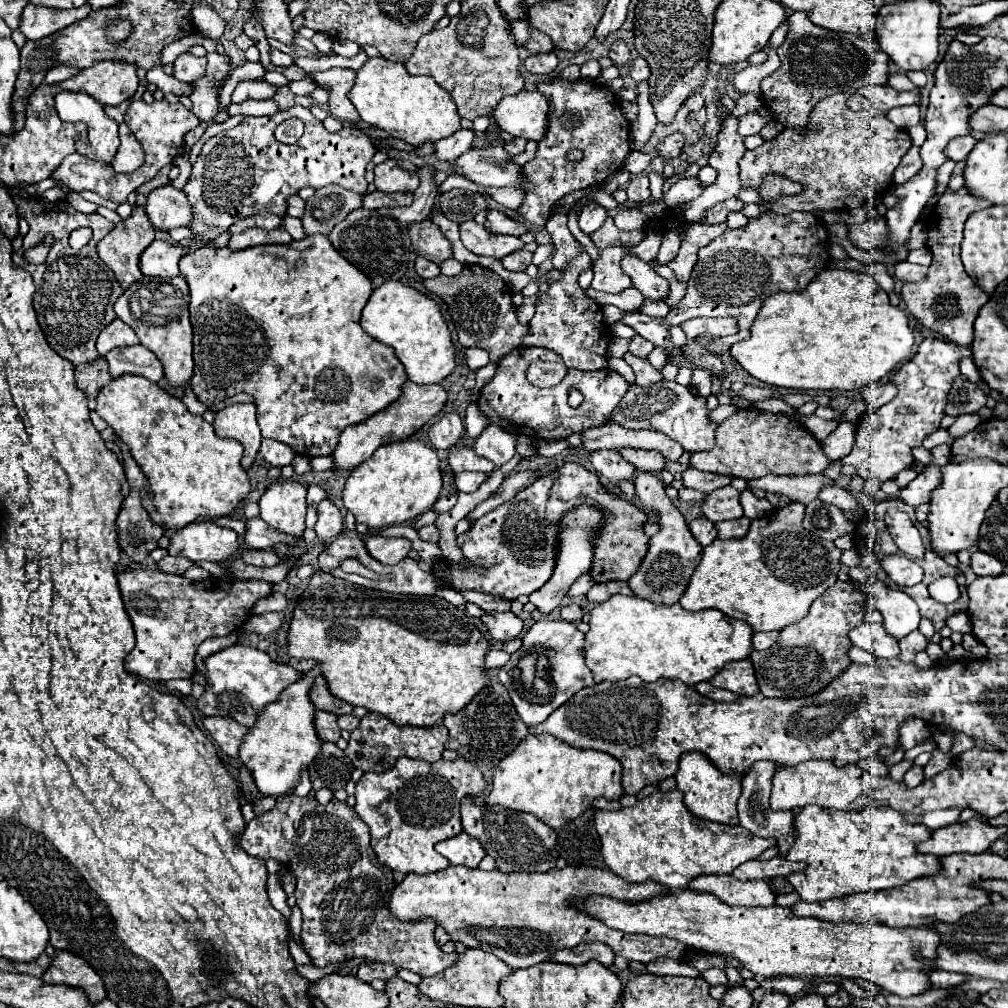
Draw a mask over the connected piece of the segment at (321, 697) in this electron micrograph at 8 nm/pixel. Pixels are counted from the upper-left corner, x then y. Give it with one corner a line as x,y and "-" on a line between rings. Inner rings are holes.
323,675
315,677
315,683
309,691
311,701
315,703
317,709
323,711
331,711
335,715
345,715
345,713
353,713
353,705
351,703
341,703
341,699
335,699
335,695
331,695
331,691
327,691
327,681
323,679

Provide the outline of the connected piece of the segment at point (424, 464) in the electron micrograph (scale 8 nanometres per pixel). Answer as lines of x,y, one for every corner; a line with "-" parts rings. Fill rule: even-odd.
397,441
379,447
369,461
351,471
345,489
343,505
355,519
369,529
407,523
431,509
441,493
441,469
437,453
423,441

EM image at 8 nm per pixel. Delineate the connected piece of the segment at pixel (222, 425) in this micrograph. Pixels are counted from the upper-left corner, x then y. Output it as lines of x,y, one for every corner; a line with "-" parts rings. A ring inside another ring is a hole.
253,403
227,405
225,409
215,413
213,427
219,437
237,439
245,447
241,467
249,469
253,465
253,459
255,459
255,455
259,451
259,443
261,443
259,425
255,419
255,405

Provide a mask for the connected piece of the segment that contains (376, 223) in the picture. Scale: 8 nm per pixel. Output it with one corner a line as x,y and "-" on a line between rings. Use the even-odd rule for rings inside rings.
423,165
417,169
421,185
415,191
415,199
413,199
411,207
407,207
407,209
405,207
395,207
395,209
381,207
375,211
367,211
367,209
351,211
351,215
347,215
347,219
337,223
333,227
333,231
327,235
329,241
333,243
333,247
349,263
353,263
357,269
361,269
373,281
373,287
379,287
391,279
397,281
405,275
409,257
411,257
411,241
407,235
407,225
411,221
423,221
429,217
431,207
437,197
437,185
433,179
435,173
437,173
437,169
431,165

